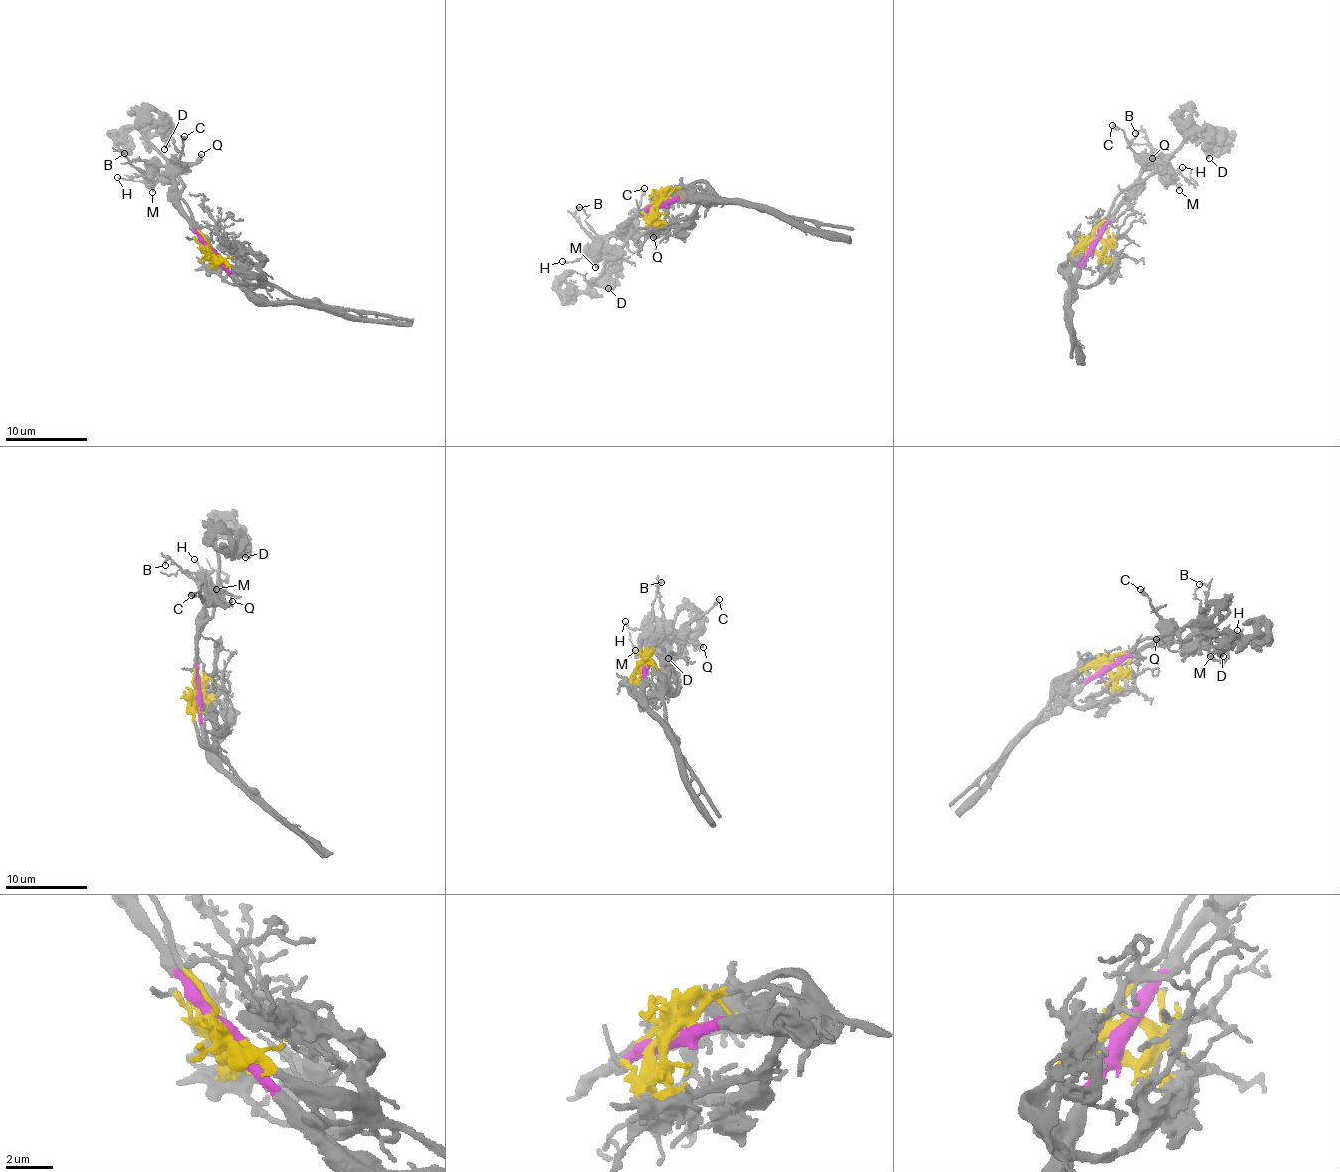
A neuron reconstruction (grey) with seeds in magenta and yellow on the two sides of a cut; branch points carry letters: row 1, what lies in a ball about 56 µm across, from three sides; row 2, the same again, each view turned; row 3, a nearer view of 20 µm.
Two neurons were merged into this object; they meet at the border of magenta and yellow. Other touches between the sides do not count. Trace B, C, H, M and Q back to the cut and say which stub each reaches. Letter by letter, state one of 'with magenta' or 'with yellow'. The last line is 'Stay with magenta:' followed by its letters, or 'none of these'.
B: with magenta
C: with magenta
H: with magenta
M: with magenta
Q: with magenta
Stay with magenta: B, C, H, M, Q

